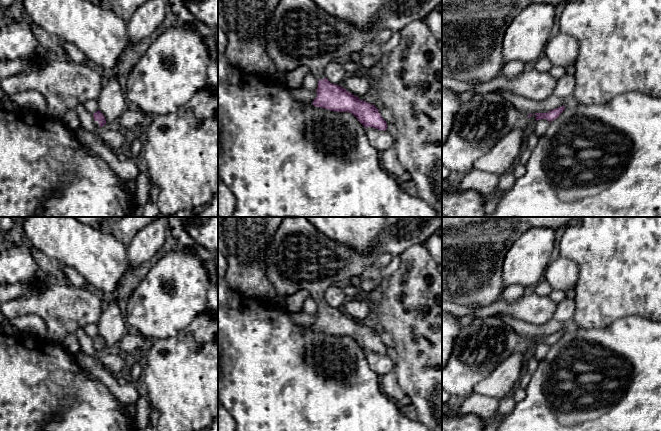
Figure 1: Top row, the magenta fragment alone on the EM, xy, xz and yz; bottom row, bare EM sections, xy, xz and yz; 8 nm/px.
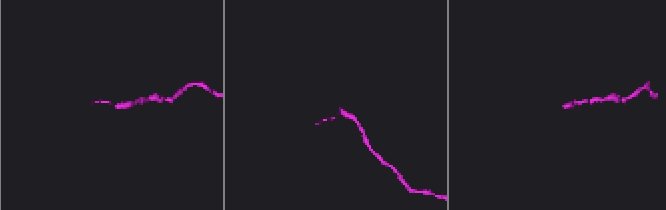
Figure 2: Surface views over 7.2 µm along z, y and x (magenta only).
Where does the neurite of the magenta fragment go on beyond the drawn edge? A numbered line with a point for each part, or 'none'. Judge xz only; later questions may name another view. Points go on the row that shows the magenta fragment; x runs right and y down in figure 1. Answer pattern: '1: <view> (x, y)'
1: xz (299, 33)

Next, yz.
1: yz (480, 123)

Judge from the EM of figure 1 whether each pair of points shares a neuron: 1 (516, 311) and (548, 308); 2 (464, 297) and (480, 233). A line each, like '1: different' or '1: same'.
1: same
2: same

